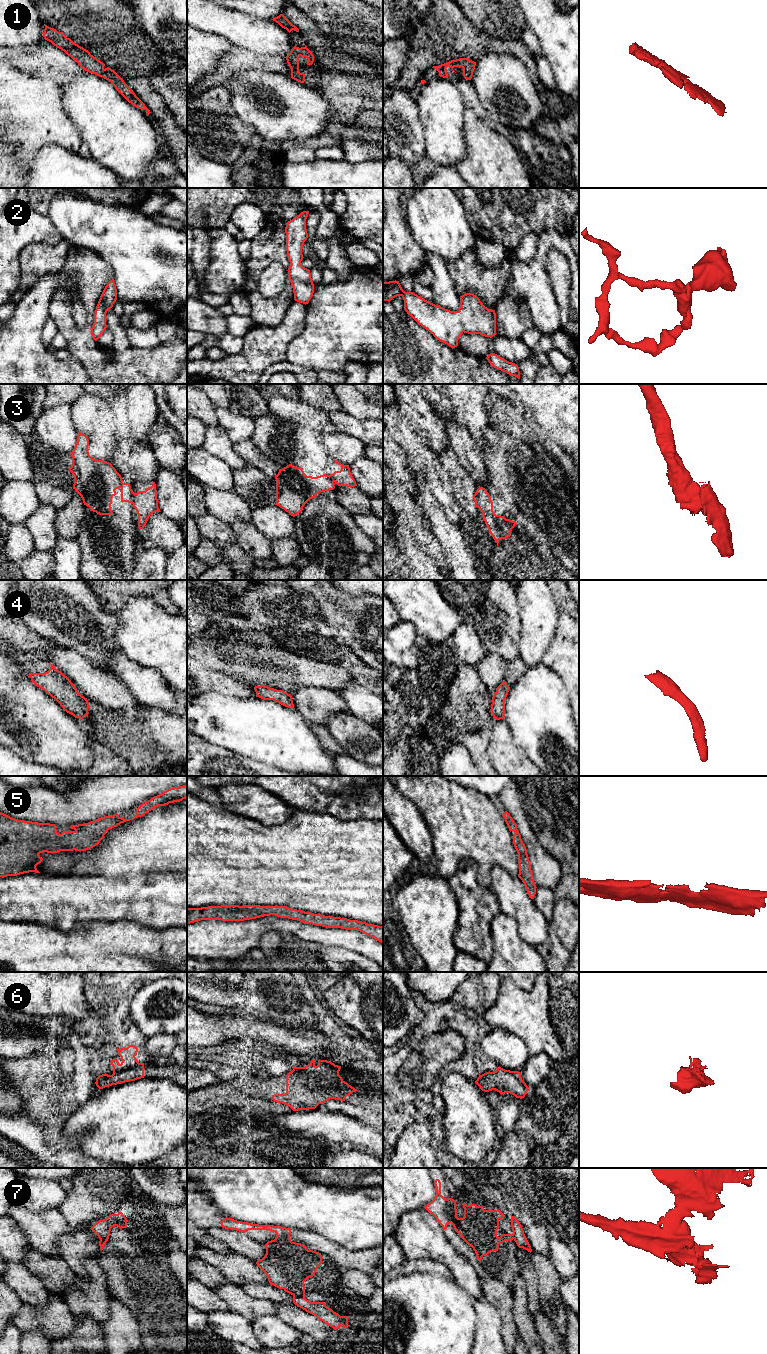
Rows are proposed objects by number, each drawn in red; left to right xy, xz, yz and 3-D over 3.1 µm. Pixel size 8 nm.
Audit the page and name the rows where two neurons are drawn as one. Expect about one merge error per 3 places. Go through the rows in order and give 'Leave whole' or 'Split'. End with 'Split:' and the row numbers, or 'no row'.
1: Leave whole
2: Leave whole
3: Split
4: Leave whole
5: Leave whole
6: Leave whole
7: Split
Split: 3, 7

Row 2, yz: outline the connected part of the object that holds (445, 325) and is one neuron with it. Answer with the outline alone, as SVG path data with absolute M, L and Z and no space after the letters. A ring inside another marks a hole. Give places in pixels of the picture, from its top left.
M399 281L383 282L383 301L390 302L397 296L403 298L408 315L452 349L458 346L463 332L490 338L497 334L495 310L485 307L473 293L460 296L459 310L450 311L414 292L405 292Z

